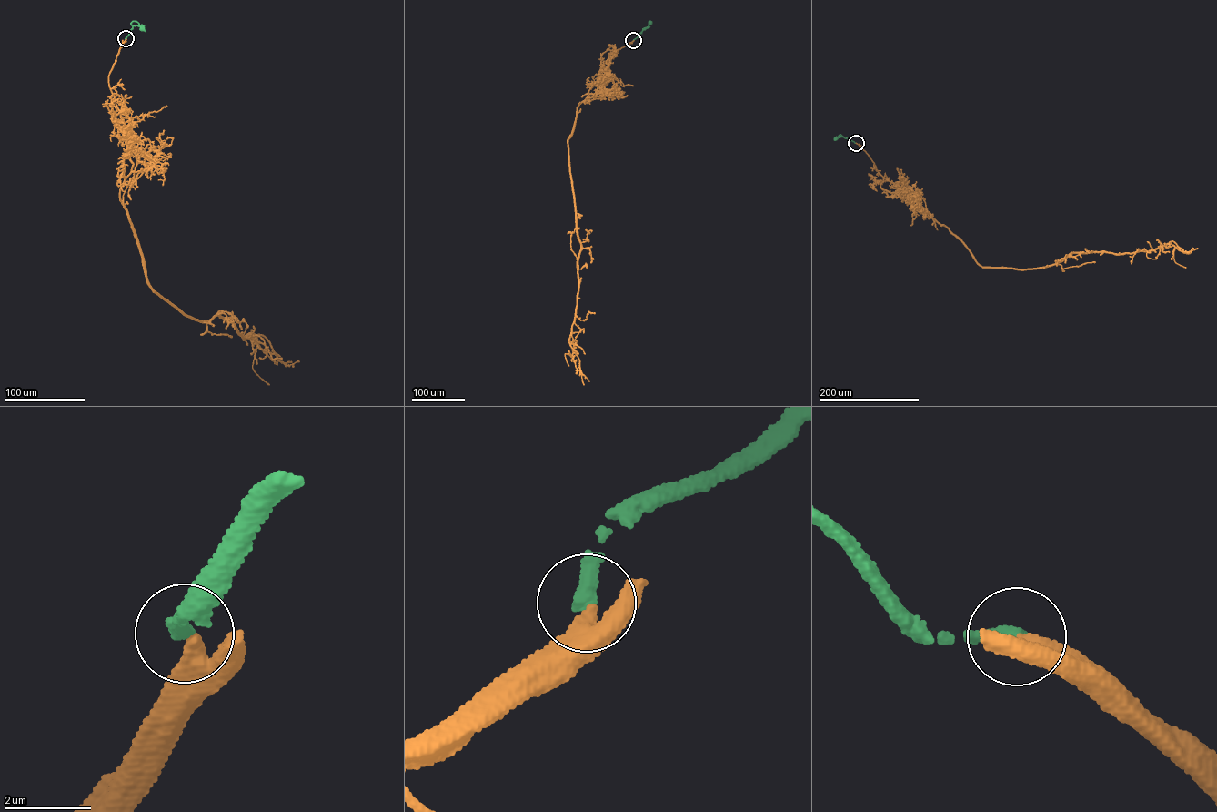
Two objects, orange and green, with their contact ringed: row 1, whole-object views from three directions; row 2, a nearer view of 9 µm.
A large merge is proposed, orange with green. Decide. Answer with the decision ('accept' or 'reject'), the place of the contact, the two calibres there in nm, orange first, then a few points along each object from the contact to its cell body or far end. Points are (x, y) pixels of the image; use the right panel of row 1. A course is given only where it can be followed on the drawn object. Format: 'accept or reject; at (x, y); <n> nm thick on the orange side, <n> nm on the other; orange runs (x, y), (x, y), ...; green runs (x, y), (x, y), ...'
reject; at (856, 143); 360 nm thick on the orange side, 400 nm on the other; orange runs (856, 143), (880, 187), (915, 197), (982, 267), (1048, 267), (1172, 241), (1193, 248); green runs (856, 143), (839, 134), (835, 138)

